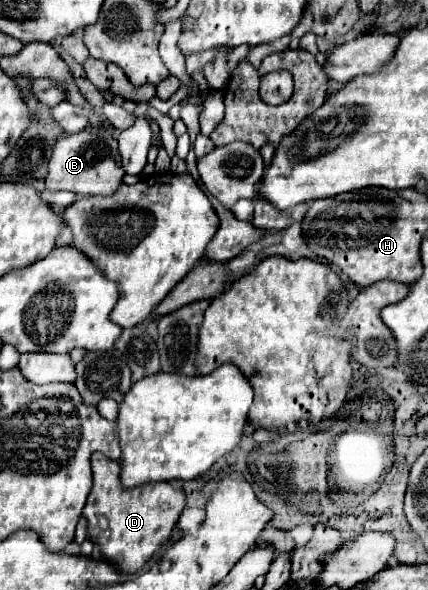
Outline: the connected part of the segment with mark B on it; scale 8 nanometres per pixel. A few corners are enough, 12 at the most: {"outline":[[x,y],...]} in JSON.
{"outline":[[89,130],[63,134],[45,186],[111,196],[123,178]]}

